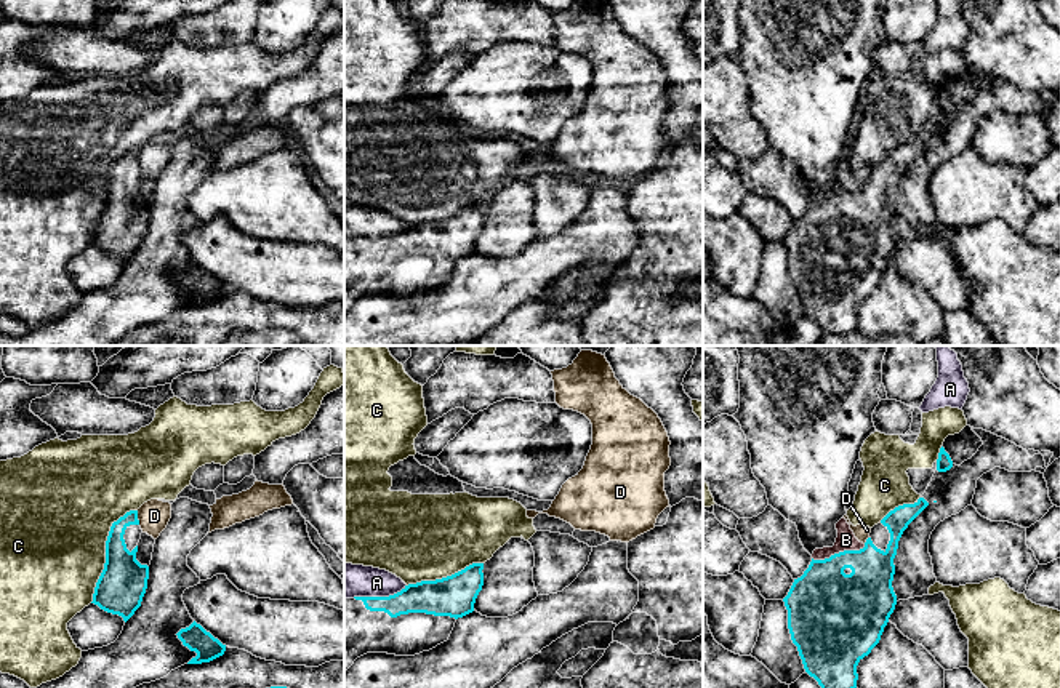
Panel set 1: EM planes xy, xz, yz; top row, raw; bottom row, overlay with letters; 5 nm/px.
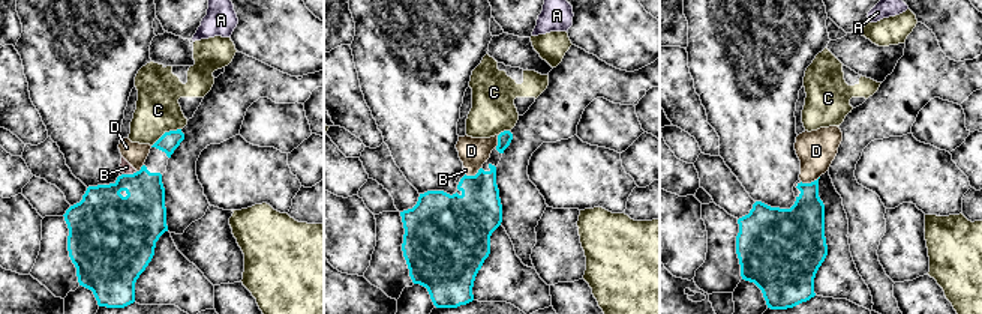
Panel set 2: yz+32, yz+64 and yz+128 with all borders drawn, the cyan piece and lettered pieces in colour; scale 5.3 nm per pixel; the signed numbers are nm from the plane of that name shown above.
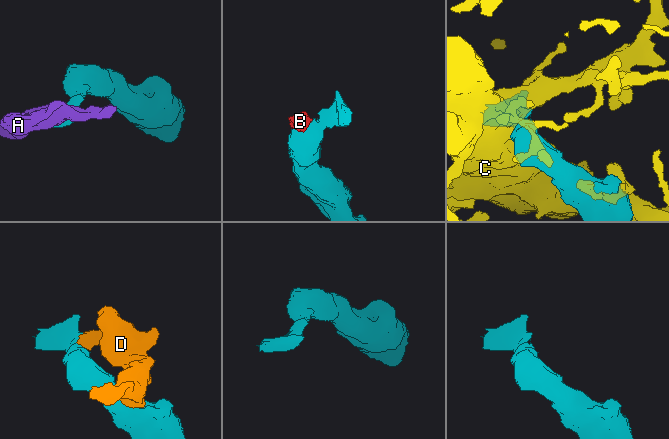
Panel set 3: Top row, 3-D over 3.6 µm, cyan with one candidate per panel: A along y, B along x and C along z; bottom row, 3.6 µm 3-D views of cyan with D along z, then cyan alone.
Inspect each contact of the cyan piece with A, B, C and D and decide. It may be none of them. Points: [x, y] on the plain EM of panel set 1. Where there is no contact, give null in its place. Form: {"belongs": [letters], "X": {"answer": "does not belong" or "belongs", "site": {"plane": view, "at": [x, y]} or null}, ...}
{"belongs": [], "A": {"answer": "does not belong", "site": {"plane": "xz", "at": [378, 239]}}, "B": {"answer": "does not belong", "site": {"plane": "yz", "at": [839, 194]}}, "C": {"answer": "does not belong", "site": {"plane": "xy", "at": [106, 192]}}, "D": {"answer": "does not belong", "site": {"plane": "xy", "at": [136, 159]}}}

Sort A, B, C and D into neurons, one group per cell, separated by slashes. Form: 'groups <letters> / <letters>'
groups A / B D / C

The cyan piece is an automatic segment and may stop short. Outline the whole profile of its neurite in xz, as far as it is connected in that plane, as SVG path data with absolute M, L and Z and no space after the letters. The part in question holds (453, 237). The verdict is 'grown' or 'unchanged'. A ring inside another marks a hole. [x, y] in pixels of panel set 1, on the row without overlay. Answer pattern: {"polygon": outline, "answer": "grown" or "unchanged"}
{"polygon": "M472 205L442 221L408 226L389 238L344 240L344 314L367 294L415 298L447 283L456 261L474 253L482 211L484 205Z", "answer": "grown"}

